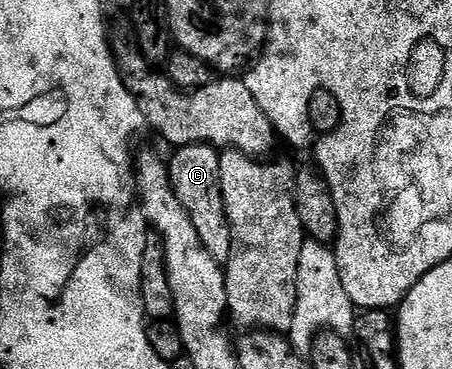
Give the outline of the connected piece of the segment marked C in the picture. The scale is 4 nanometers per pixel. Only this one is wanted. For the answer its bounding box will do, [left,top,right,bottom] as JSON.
[169,143,231,265]

